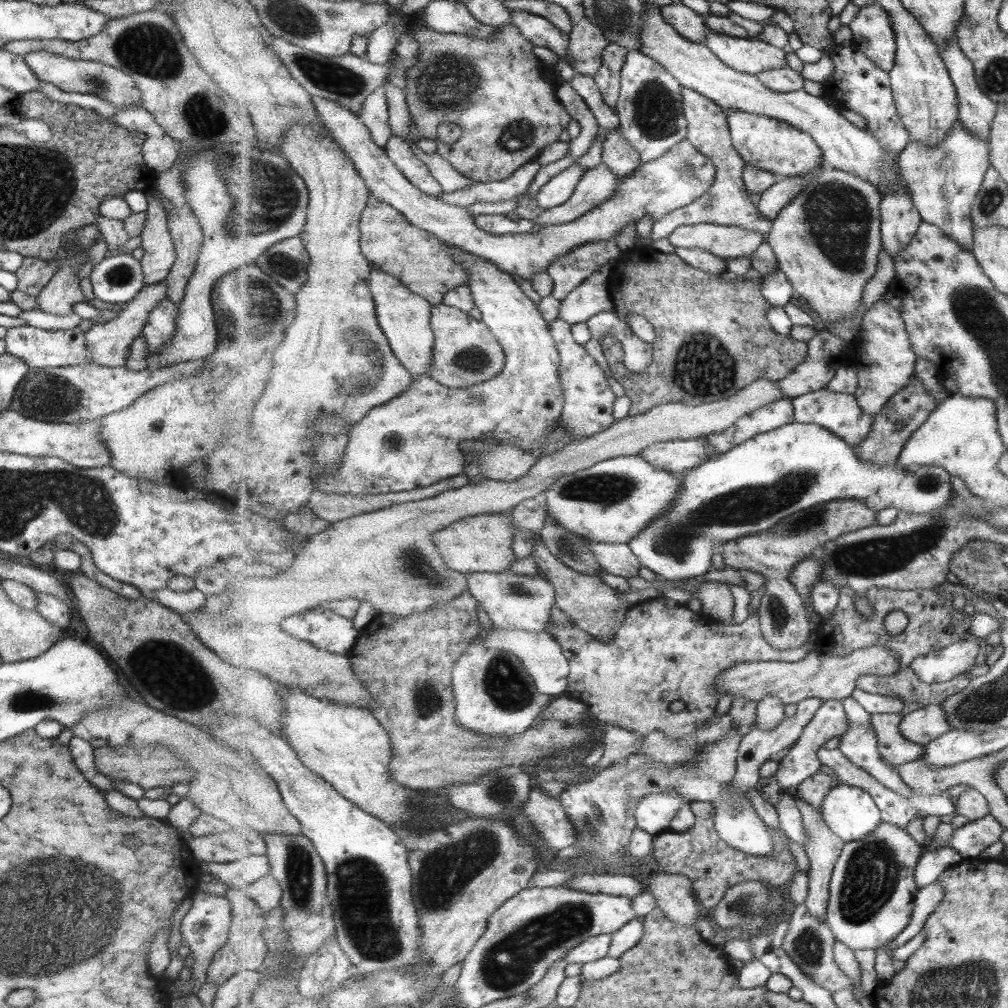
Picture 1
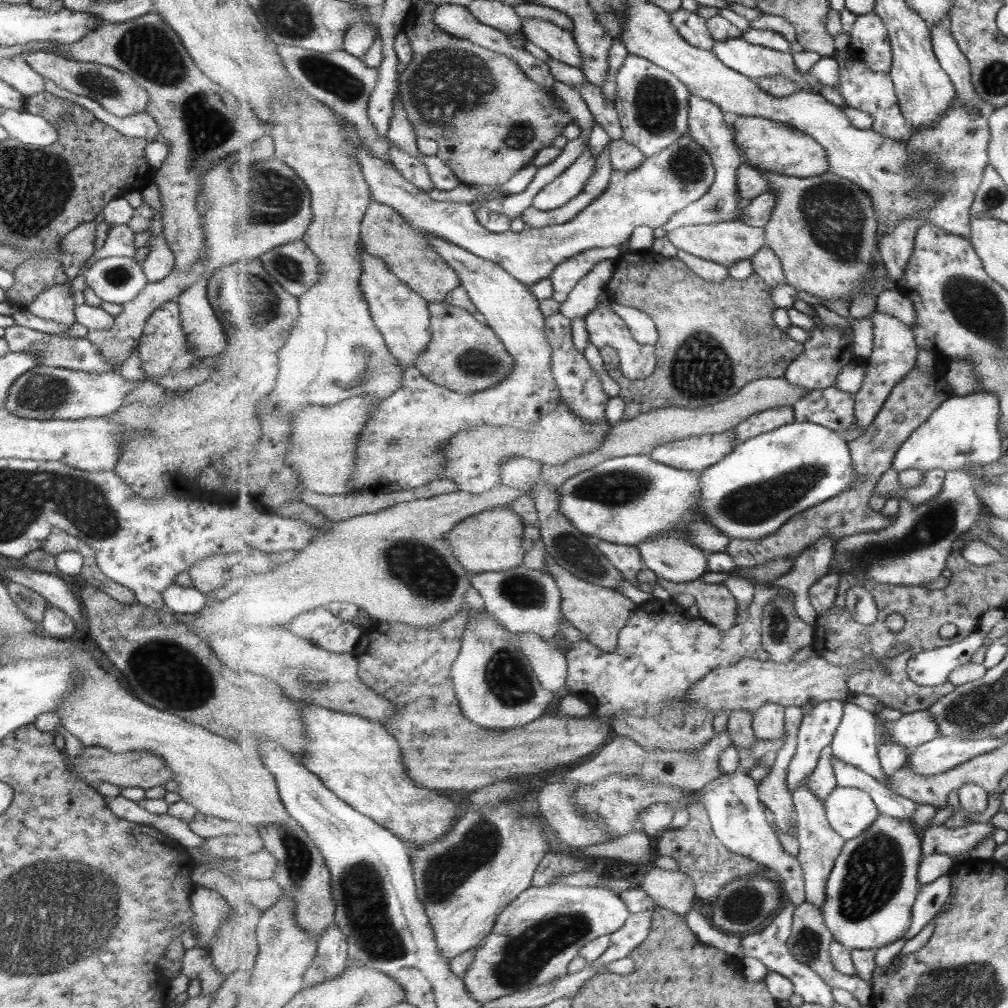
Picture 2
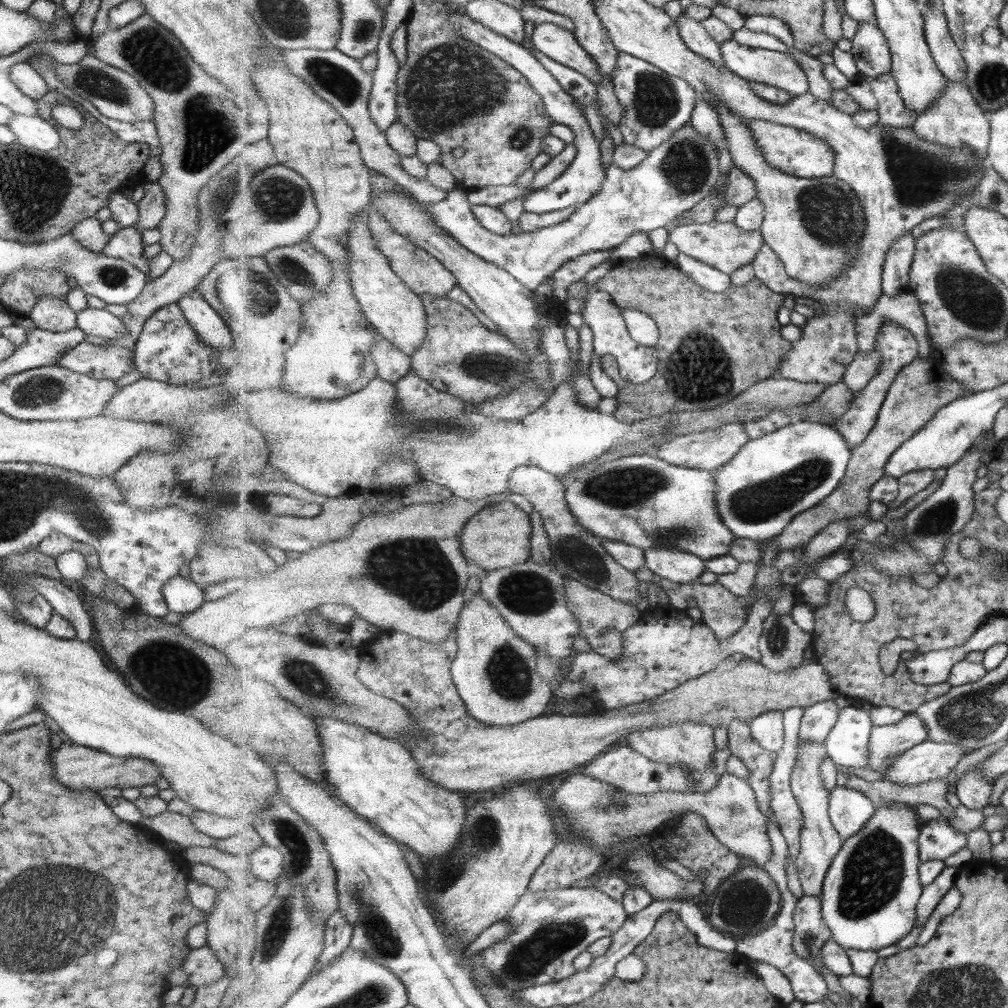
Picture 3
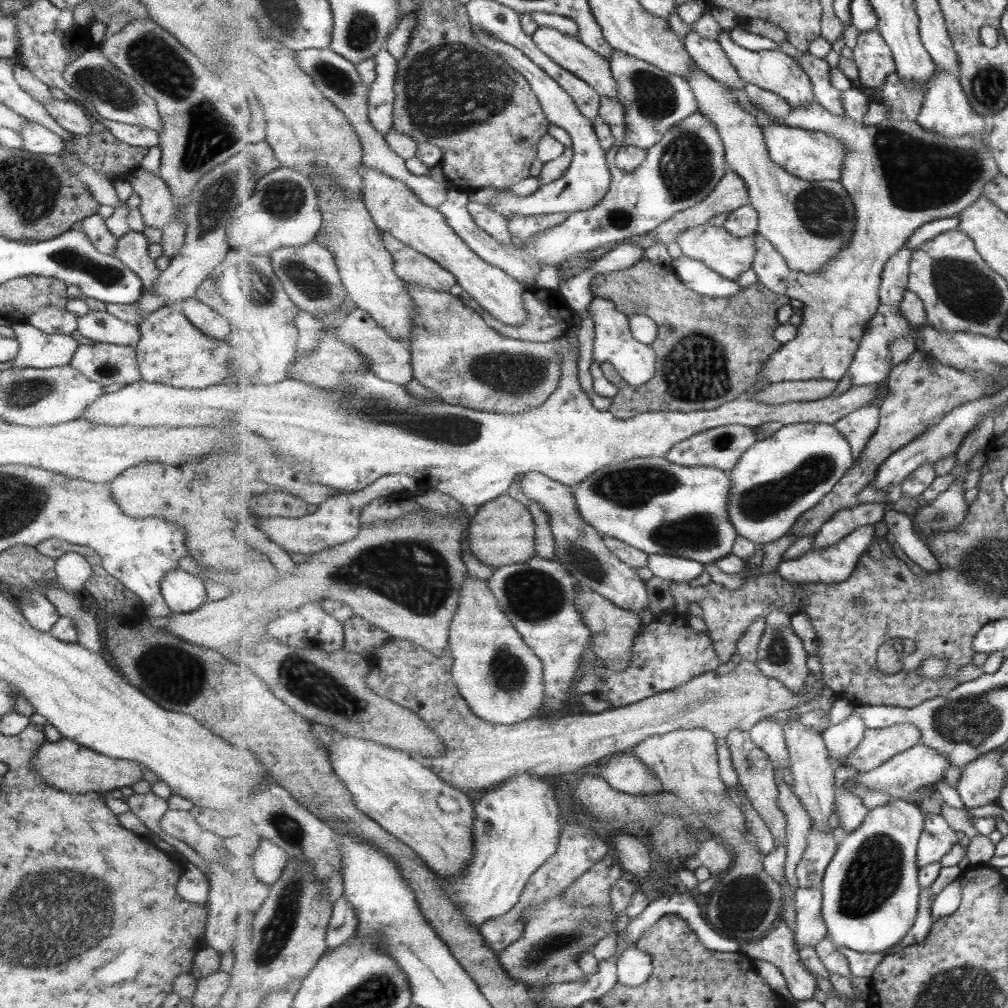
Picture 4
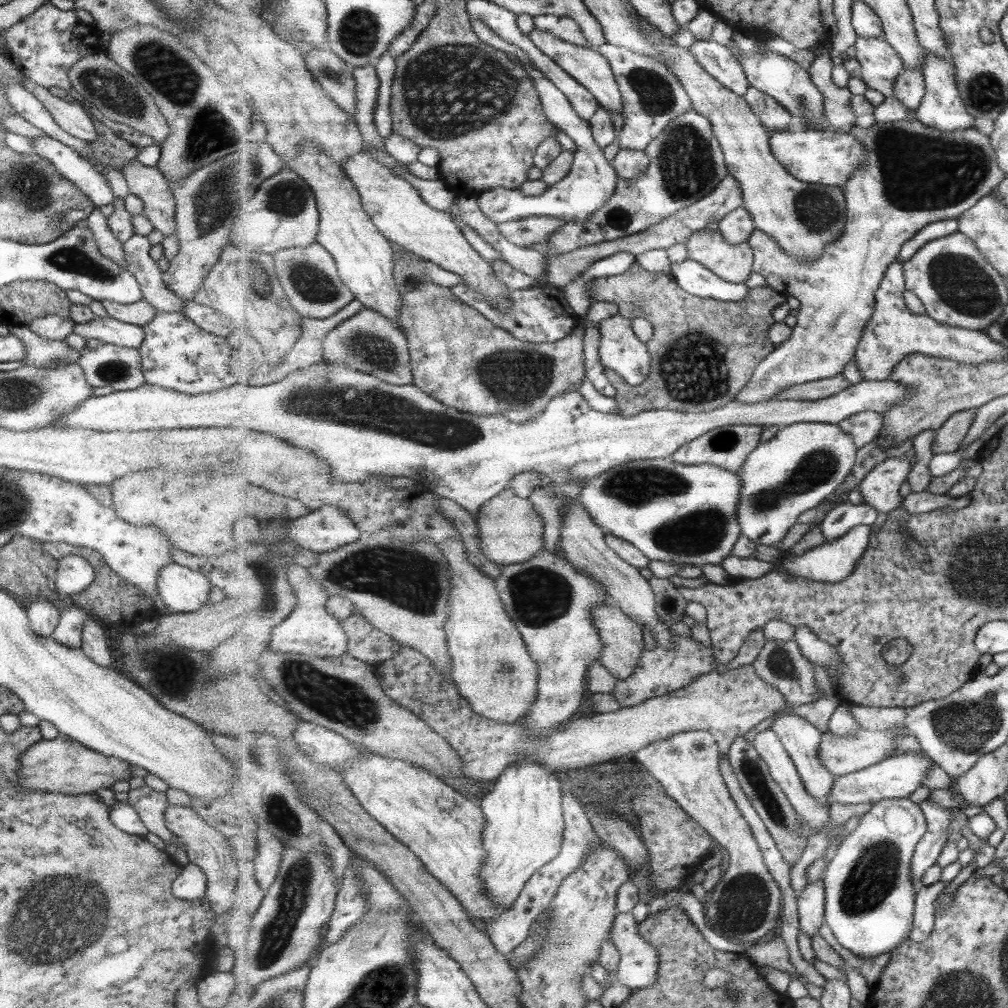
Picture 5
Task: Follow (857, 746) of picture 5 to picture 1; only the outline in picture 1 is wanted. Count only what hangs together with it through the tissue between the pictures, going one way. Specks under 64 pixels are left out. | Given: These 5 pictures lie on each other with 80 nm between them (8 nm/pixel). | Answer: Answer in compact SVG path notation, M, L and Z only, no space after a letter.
M942 702L907 713L900 724L901 734L907 740L923 746L951 729Z

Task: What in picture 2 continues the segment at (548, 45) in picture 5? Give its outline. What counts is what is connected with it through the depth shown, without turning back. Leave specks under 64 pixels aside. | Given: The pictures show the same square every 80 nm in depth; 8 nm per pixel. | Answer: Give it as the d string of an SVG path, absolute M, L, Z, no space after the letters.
M522 18L522 30L526 40L544 49L554 60L580 69L584 66L583 56L576 46L572 31L543 18Z

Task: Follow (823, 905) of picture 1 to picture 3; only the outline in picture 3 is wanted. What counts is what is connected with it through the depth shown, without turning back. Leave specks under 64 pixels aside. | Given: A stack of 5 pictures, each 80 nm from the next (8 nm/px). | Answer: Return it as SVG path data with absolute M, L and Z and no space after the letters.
M800 738L798 751L799 756L791 775L791 784L799 808L803 811L803 830L801 830L801 851L799 851L799 857L795 861L797 869L799 869L799 879L801 879L804 894L821 897L829 868L831 868L837 854L841 852L846 840L834 828L829 816L830 794L829 791L826 791L820 773L820 767L826 759L825 745L811 742L801 743Z

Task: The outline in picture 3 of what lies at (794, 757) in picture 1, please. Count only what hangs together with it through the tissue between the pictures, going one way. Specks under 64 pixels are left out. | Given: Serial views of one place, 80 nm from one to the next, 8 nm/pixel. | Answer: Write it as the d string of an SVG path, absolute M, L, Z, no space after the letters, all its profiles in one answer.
M834 700L823 701L805 708L800 728L801 743L821 743L837 724L840 708Z

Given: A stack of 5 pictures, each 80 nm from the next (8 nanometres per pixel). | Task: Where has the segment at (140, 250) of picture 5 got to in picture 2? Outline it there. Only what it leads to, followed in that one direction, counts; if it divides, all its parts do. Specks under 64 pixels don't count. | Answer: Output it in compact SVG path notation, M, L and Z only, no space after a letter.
M110 224L103 245L86 259L87 264L107 257L133 258L136 248L133 246L134 232L127 225Z

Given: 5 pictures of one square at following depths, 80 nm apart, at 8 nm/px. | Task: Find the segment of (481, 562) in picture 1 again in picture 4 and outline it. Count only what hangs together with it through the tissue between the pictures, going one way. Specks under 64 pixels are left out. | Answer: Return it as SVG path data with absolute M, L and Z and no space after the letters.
M508 494L481 505L468 530L472 553L487 566L496 569L513 563L523 563L537 556L534 516L528 505L523 505Z

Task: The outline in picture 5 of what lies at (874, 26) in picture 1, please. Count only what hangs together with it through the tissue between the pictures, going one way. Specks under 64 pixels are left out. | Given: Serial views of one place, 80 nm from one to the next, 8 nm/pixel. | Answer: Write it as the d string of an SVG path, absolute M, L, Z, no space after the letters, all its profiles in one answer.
M878 36L858 37L855 48L856 59L861 64L860 78L869 88L893 97L897 77L905 69L898 50Z

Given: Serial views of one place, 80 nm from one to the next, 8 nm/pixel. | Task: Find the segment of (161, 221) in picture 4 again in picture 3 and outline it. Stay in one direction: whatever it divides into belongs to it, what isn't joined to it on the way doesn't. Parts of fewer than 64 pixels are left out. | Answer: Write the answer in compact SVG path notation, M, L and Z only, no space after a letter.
M145 178L141 187L143 189L143 196L136 204L138 208L138 221L135 222L135 228L138 231L142 231L144 228L157 227L167 210L164 192L157 181L150 181Z

